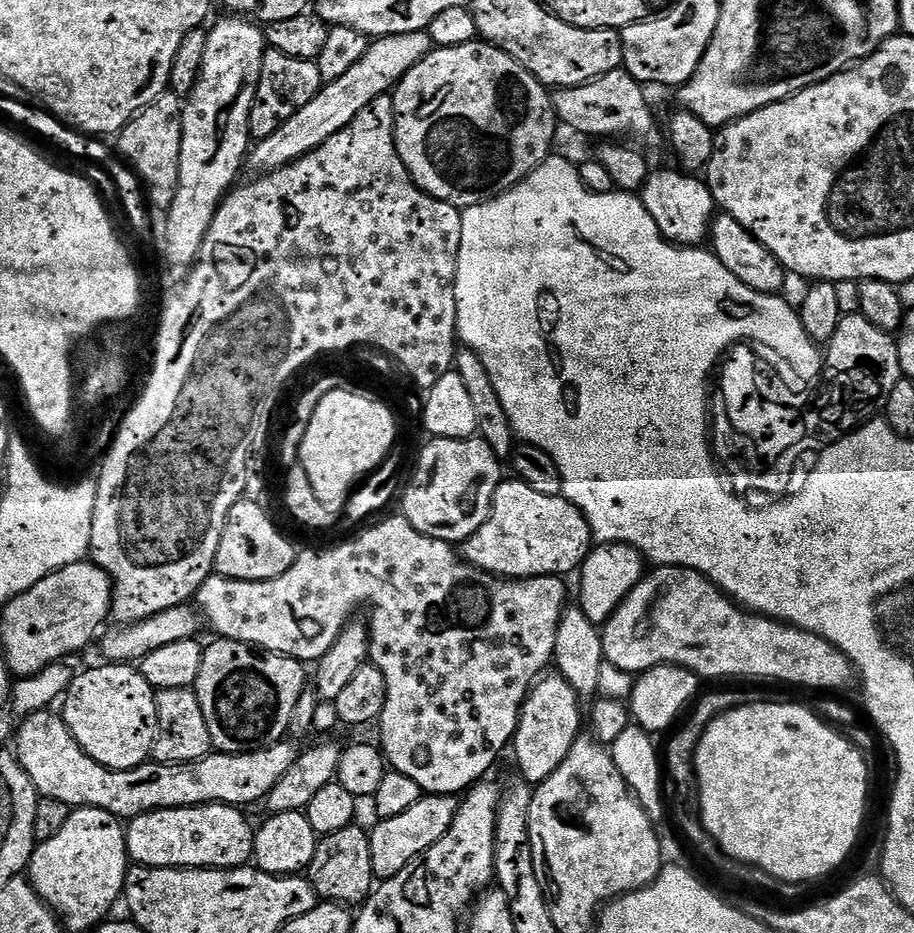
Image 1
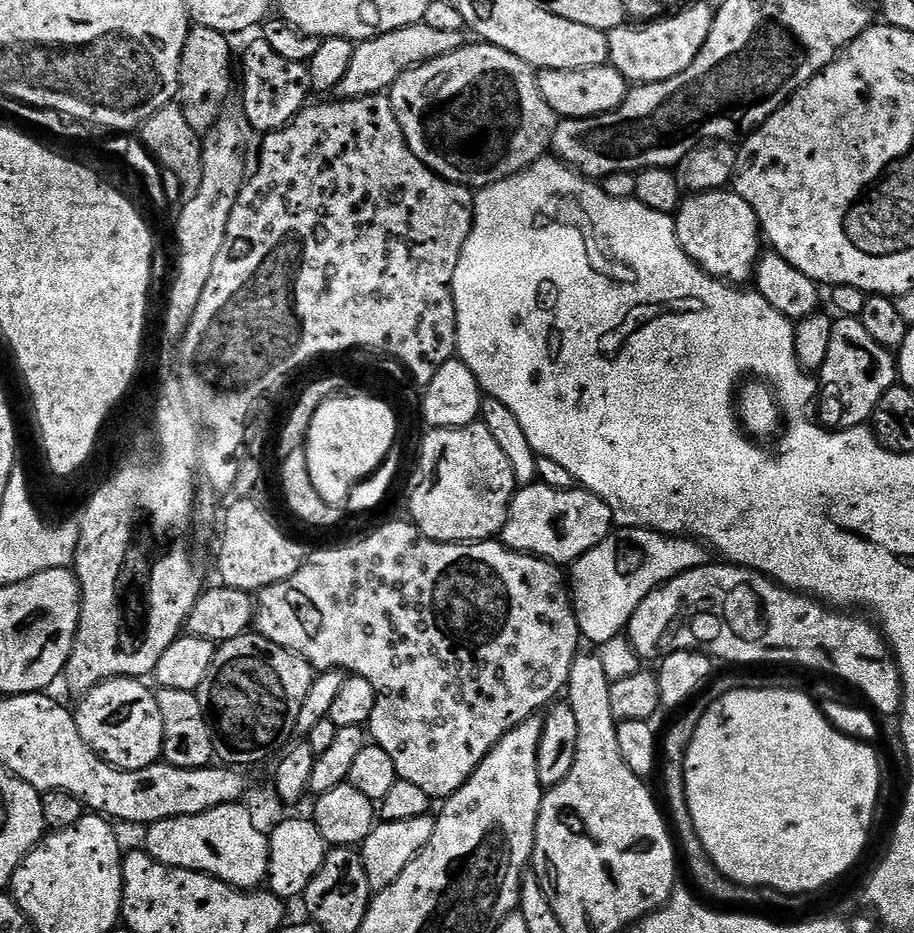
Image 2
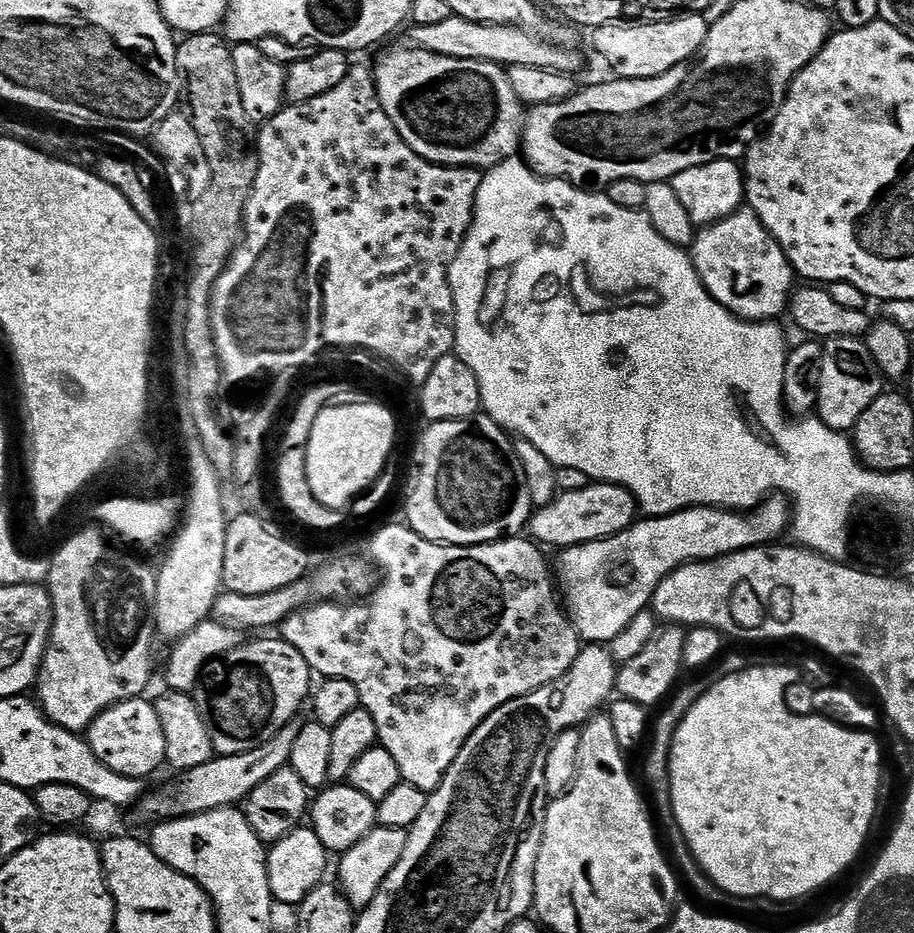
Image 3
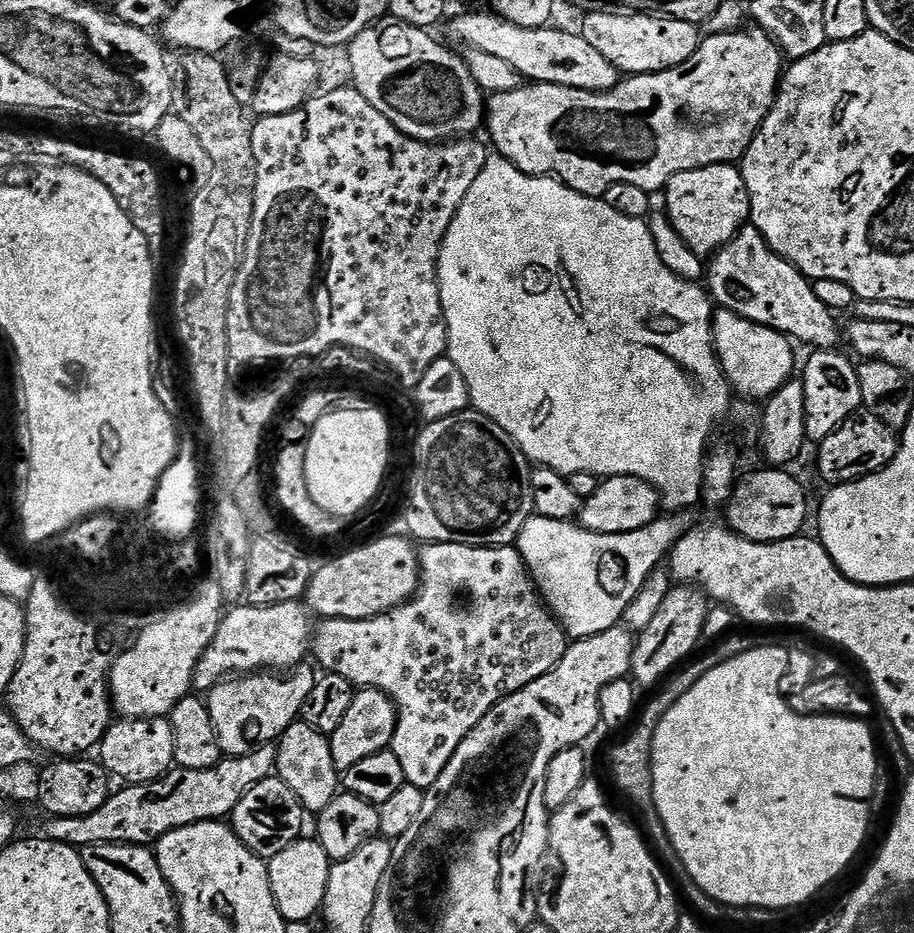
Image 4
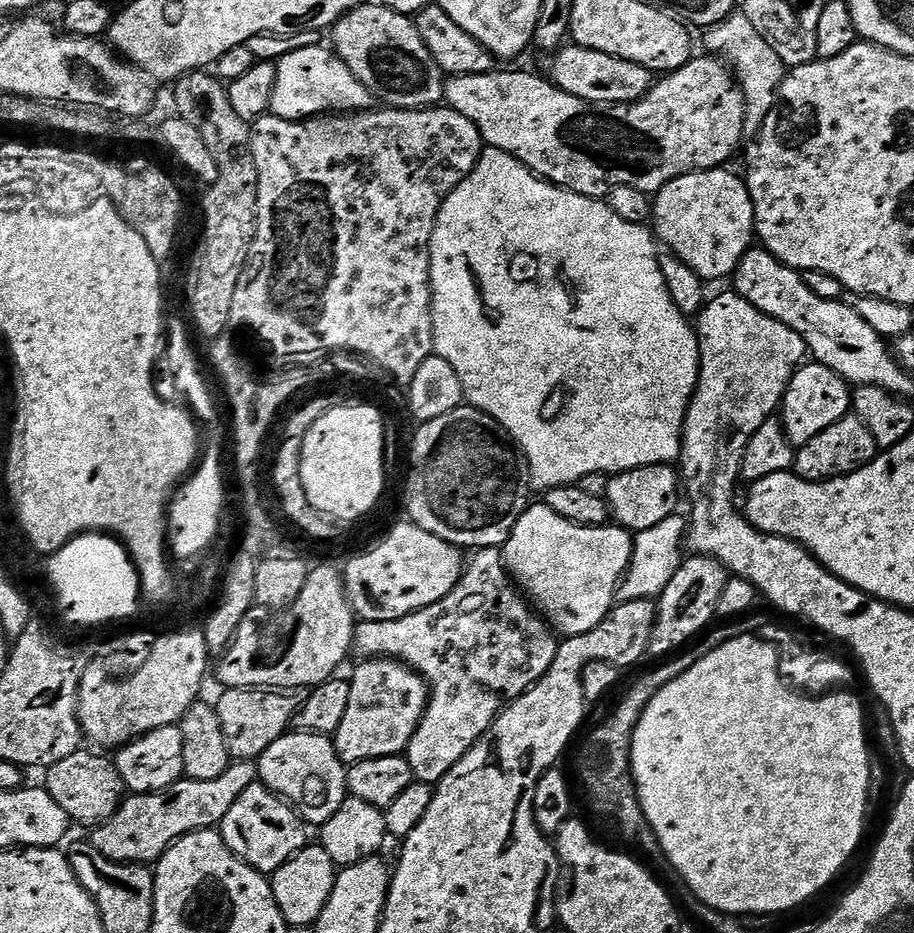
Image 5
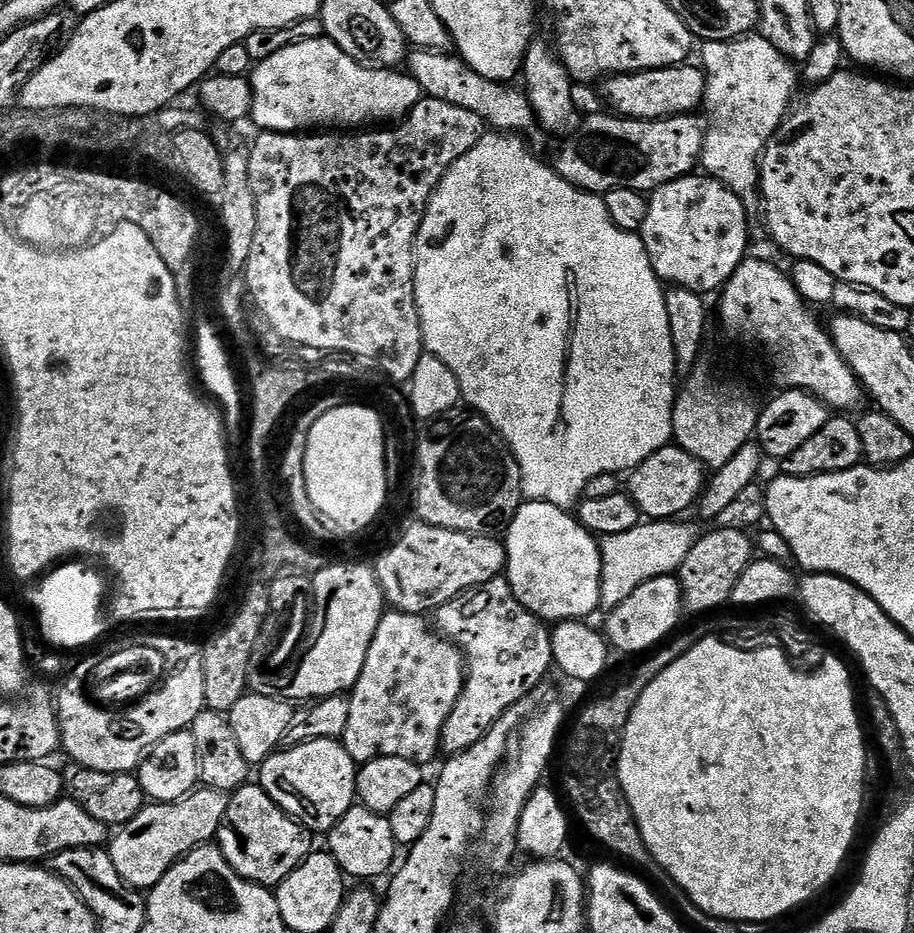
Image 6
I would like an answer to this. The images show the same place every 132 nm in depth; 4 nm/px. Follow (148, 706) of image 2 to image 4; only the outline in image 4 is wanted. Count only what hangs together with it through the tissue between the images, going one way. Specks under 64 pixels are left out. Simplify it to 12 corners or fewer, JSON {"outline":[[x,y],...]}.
{"outline":[[163,716],[117,719],[99,763],[125,785],[165,776],[174,730]]}

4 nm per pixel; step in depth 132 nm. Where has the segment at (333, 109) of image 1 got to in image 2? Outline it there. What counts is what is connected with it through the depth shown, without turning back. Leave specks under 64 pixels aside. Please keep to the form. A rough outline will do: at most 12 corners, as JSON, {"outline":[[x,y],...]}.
{"outline":[[423,22],[356,44],[338,92],[379,96],[466,43]]}

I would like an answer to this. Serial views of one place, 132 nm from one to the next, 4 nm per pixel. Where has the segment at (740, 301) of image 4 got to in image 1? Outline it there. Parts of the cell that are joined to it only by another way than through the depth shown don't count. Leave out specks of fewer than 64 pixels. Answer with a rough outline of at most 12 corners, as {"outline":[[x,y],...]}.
{"outline":[[649,171],[640,201],[667,240],[703,245],[718,212],[699,175]]}

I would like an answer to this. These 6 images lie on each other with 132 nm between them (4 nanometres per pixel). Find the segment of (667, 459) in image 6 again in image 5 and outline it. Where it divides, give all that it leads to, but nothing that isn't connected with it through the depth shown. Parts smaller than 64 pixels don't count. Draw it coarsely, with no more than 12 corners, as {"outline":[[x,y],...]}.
{"outline":[[672,464],[609,479],[611,519],[633,534],[677,511]]}

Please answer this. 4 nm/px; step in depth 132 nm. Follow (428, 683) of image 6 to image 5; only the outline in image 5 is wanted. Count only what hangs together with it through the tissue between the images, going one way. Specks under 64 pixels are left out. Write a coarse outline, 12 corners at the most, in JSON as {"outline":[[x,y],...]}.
{"outline":[[368,658],[334,733],[351,766],[407,753],[428,709],[420,673]]}

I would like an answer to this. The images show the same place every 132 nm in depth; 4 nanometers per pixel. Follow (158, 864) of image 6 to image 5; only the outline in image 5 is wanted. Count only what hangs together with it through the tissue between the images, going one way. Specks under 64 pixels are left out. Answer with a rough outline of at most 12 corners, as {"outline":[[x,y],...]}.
{"outline":[[250,760],[210,782],[129,795],[90,842],[116,864],[155,865],[215,829],[257,780]]}

